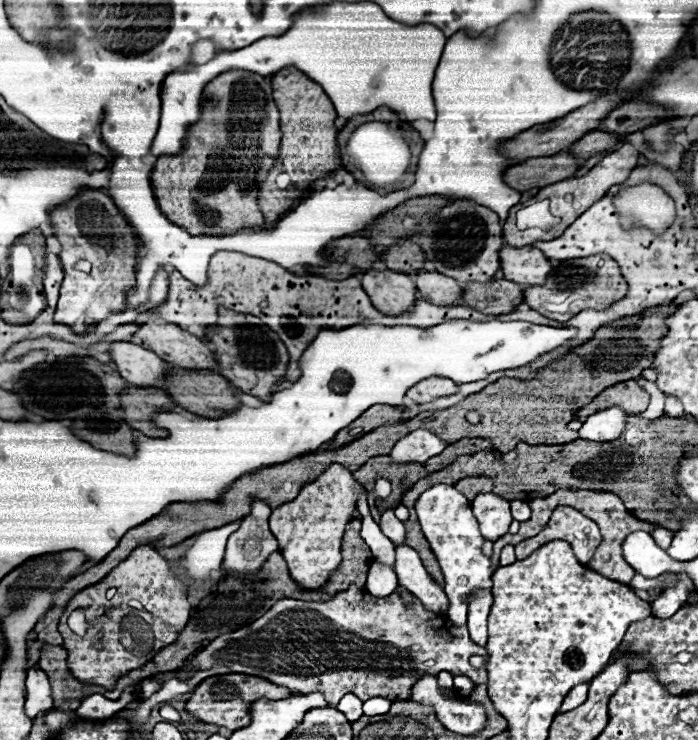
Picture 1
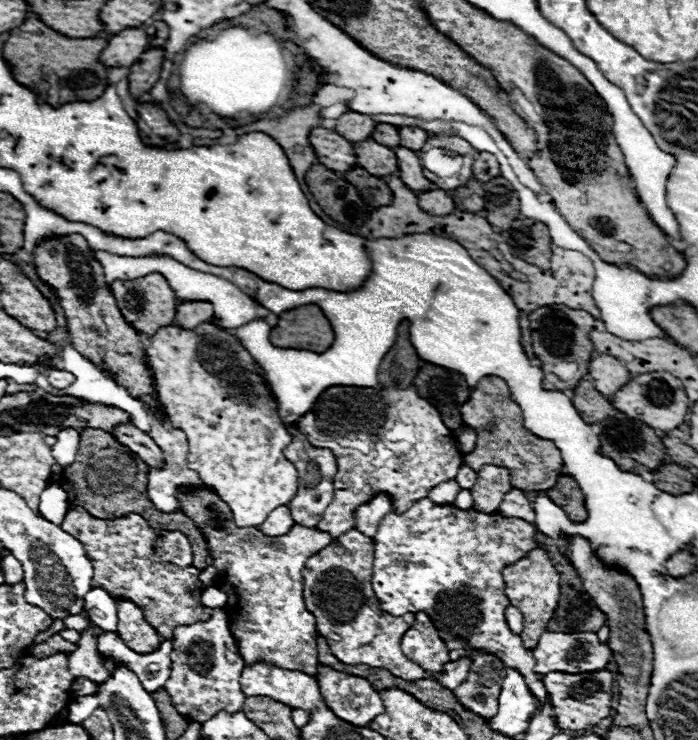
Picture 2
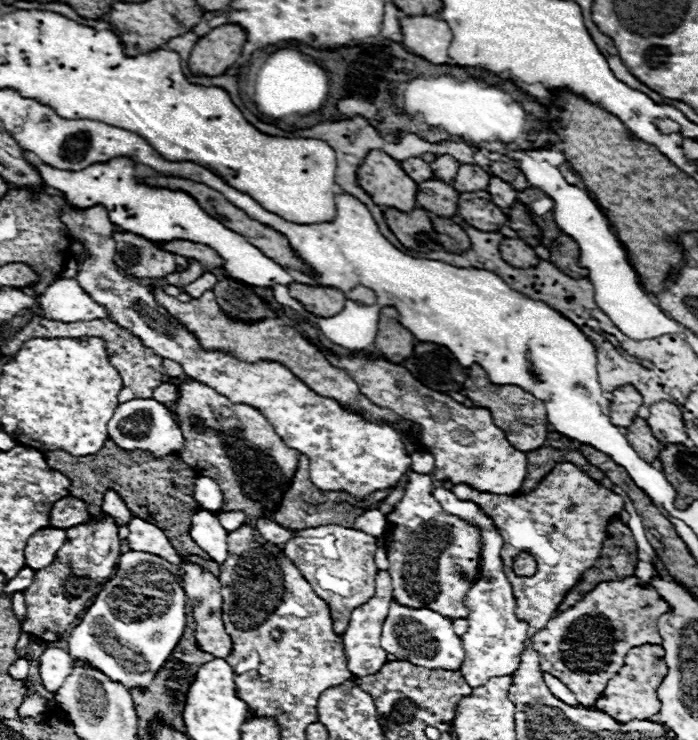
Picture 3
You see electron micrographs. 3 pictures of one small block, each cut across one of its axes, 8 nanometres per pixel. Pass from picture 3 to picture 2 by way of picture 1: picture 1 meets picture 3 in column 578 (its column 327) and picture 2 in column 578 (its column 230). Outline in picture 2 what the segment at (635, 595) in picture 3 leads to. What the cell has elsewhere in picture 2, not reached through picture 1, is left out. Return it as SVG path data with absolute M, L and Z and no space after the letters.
M544 632L538 646L532 650L536 658L536 674L548 674L548 672L566 672L566 674L580 674L580 672L594 672L606 668L606 664L612 658L612 650L608 642L600 642L596 632L576 632L576 634L564 634L564 632Z

